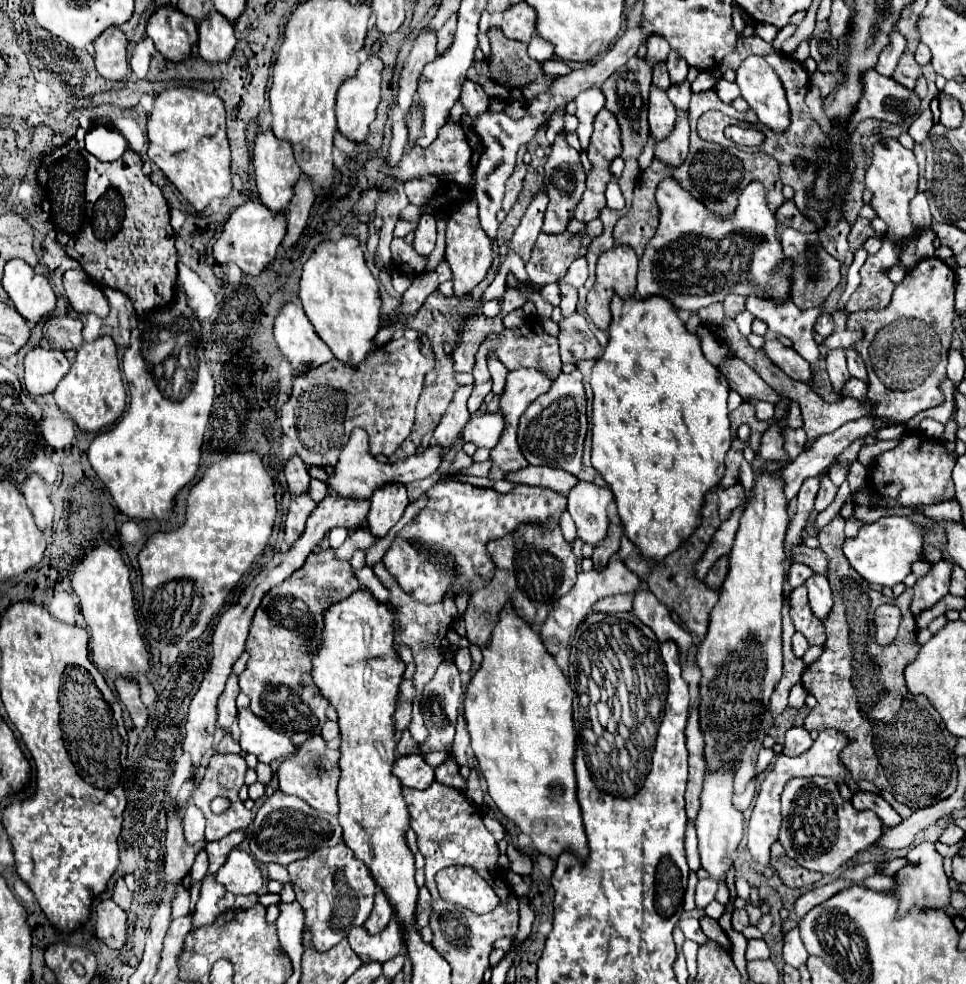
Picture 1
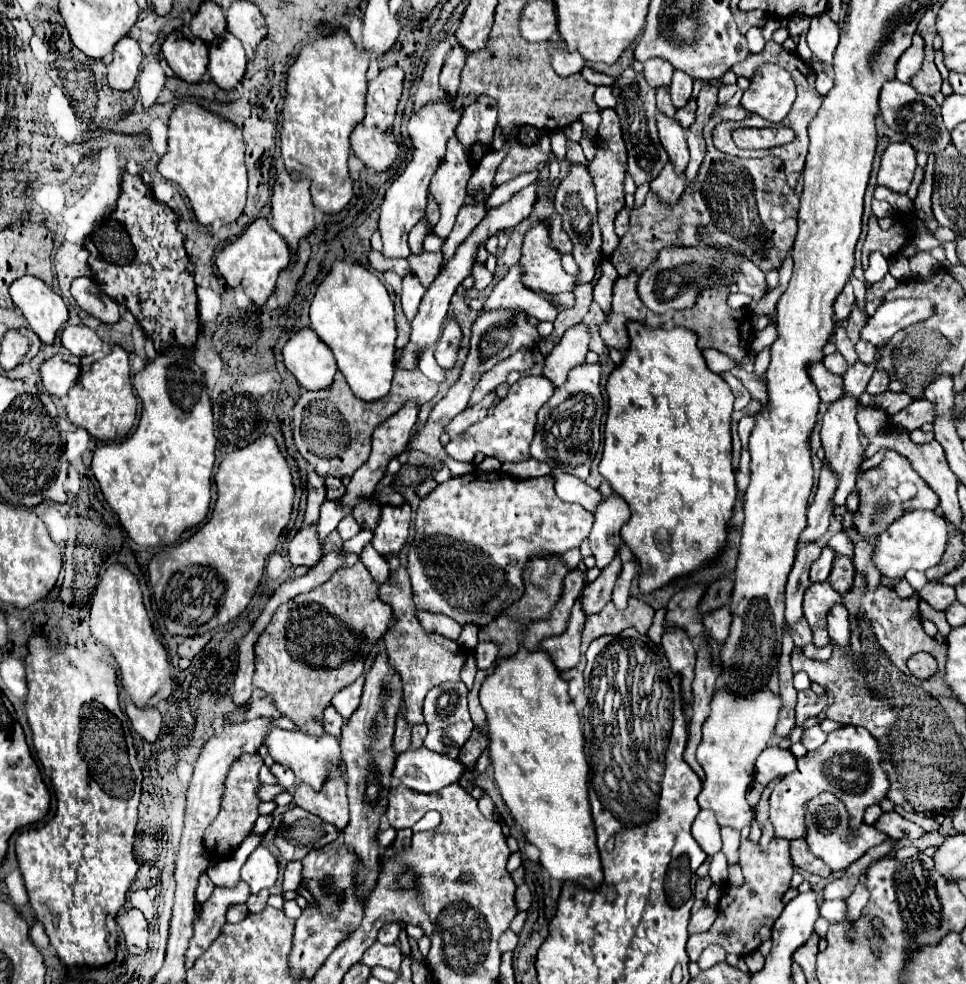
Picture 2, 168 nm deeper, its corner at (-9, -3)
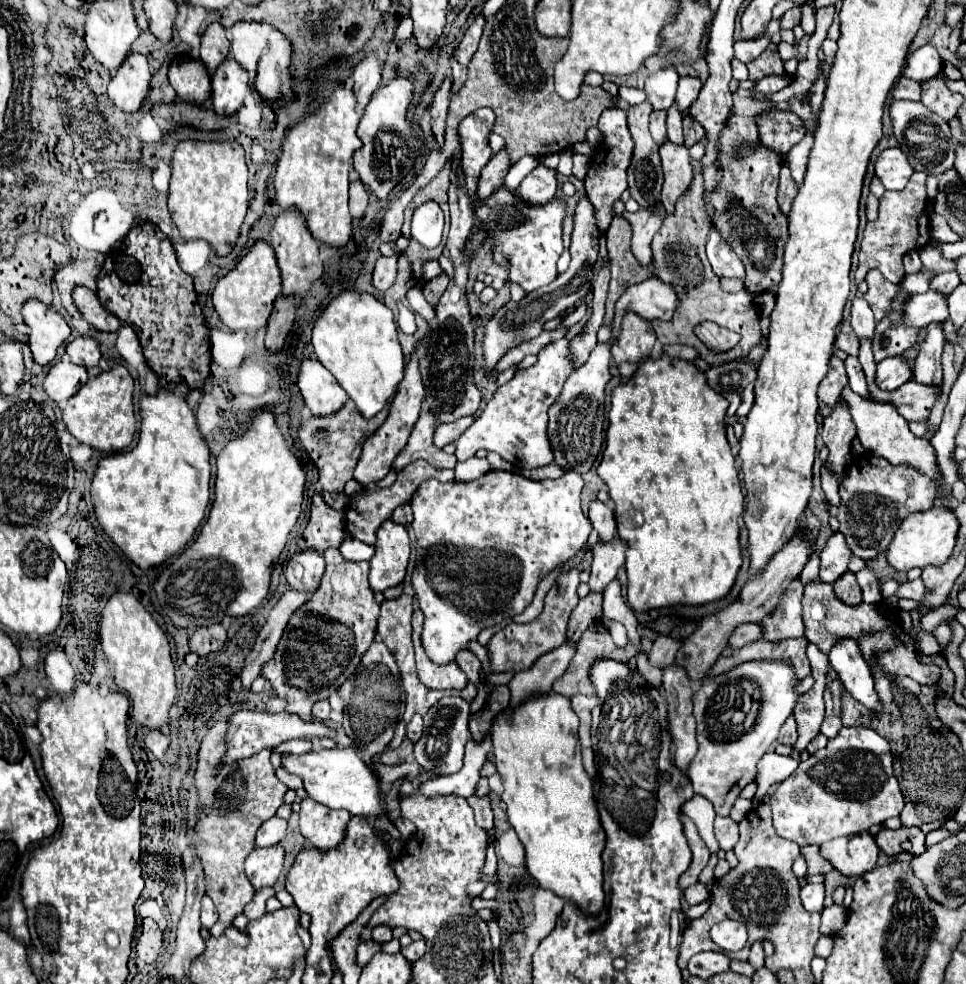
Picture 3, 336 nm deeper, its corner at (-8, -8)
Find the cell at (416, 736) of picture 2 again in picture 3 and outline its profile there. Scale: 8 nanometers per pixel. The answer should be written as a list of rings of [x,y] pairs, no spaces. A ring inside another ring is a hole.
[[[415,714],[415,716],[407,722],[407,738],[415,742],[415,740],[421,738],[421,734],[423,734],[423,718],[421,718],[421,714]]]

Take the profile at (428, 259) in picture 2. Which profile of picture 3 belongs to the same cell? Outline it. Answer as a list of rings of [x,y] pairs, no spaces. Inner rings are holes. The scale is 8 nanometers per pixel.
[[[445,272],[441,274],[441,276],[437,276],[437,278],[433,278],[433,280],[429,280],[427,284],[425,284],[425,288],[423,288],[423,294],[425,294],[425,298],[427,298],[427,302],[431,304],[431,306],[437,306],[439,304],[439,298],[443,296],[443,290],[447,288],[447,276],[445,276]]]

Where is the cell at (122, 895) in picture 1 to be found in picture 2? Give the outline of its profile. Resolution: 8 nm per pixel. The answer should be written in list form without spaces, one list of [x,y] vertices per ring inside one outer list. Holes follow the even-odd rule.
[[[144,889],[134,891],[132,897],[130,897],[130,903],[132,903],[134,907],[138,907],[142,913],[146,913],[148,919],[152,919],[152,901],[148,899],[148,895],[146,895]]]

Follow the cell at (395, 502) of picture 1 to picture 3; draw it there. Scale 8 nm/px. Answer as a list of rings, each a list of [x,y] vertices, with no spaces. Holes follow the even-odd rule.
[[[387,520],[377,532],[375,556],[371,558],[369,586],[373,592],[383,592],[387,588],[399,586],[405,578],[409,564],[409,534],[405,526]]]

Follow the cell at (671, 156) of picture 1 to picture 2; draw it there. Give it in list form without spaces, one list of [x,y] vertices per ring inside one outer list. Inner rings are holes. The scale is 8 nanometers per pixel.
[[[672,163],[664,165],[660,175],[656,179],[652,179],[652,183],[650,183],[650,189],[660,193],[660,199],[664,203],[678,201],[678,197],[682,195],[684,187],[686,187],[684,173],[676,173],[676,169],[672,169]]]

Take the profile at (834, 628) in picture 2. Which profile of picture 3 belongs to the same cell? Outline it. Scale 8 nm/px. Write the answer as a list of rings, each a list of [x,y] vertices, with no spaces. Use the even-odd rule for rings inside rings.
[[[841,640],[839,644],[835,644],[835,648],[829,652],[829,662],[841,676],[847,692],[859,704],[863,704],[871,712],[881,710],[881,700],[873,686],[873,674],[855,640]]]

